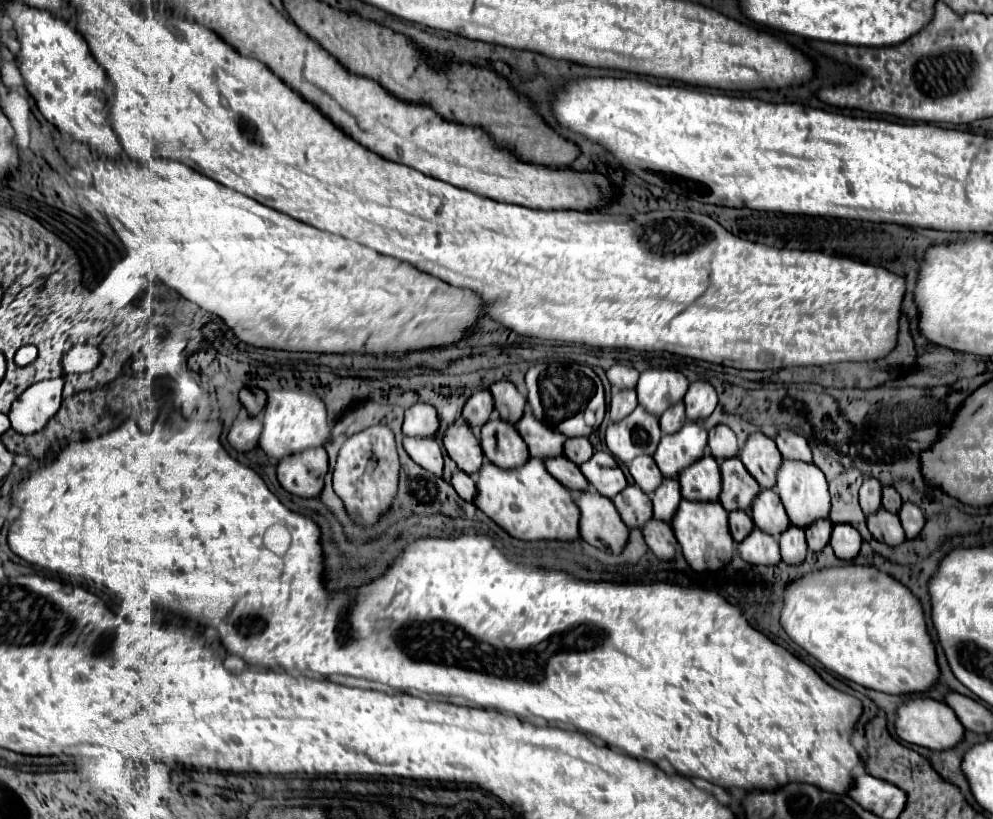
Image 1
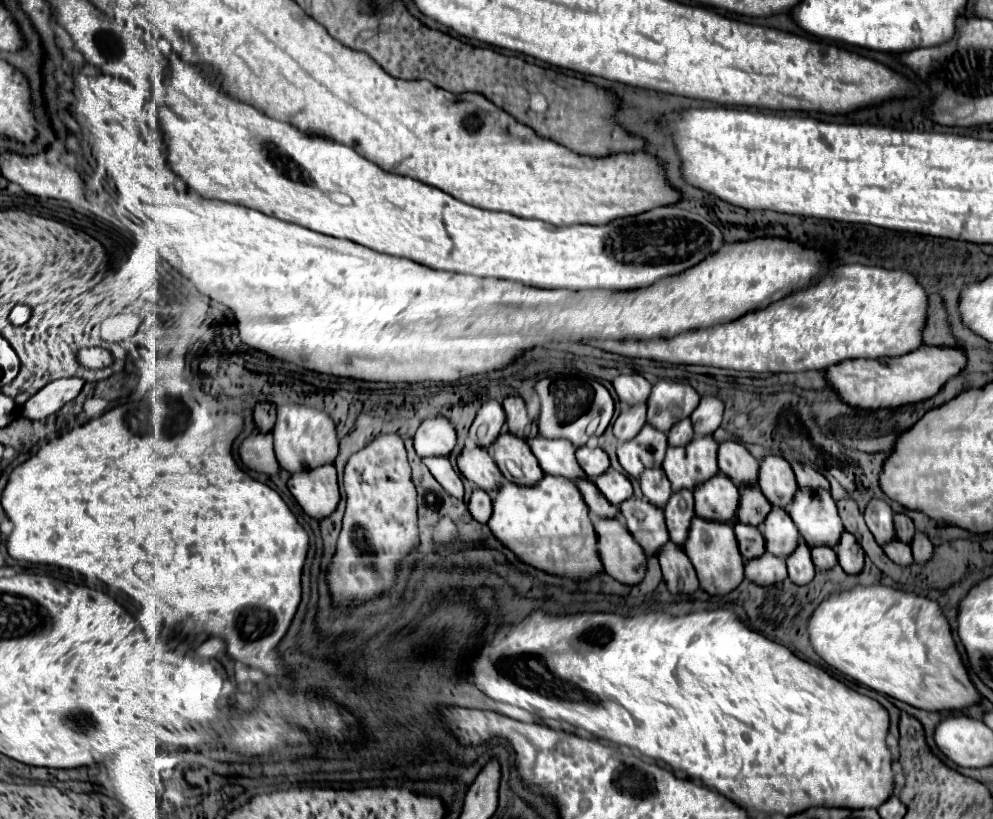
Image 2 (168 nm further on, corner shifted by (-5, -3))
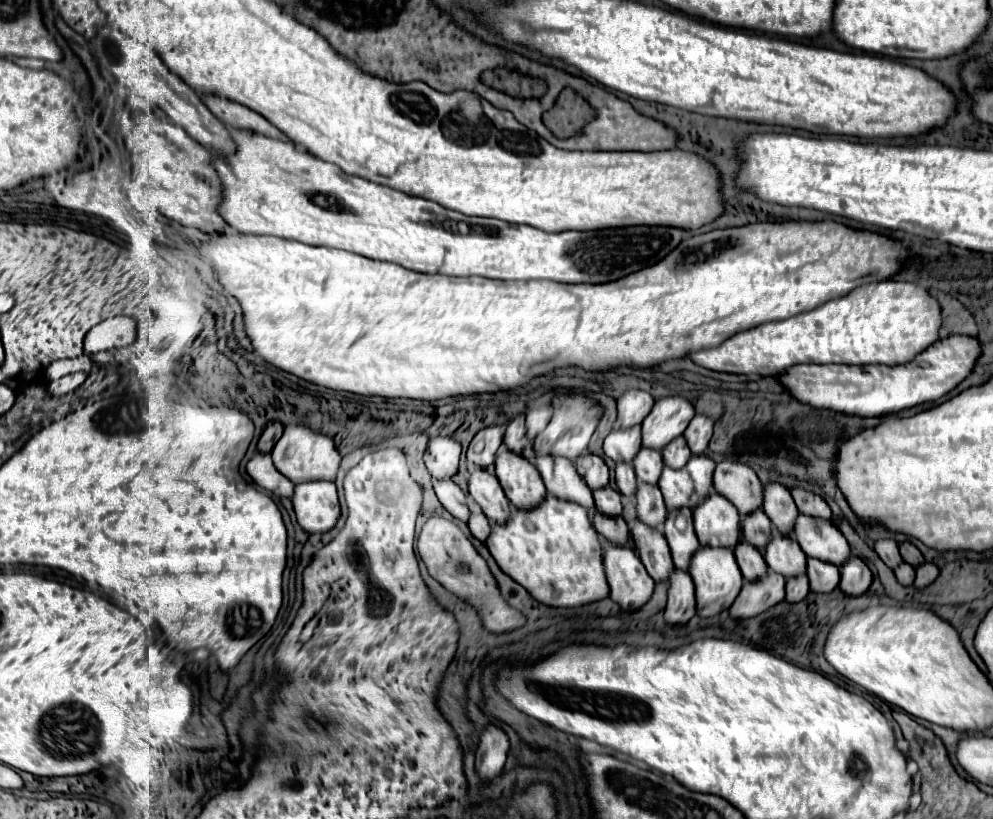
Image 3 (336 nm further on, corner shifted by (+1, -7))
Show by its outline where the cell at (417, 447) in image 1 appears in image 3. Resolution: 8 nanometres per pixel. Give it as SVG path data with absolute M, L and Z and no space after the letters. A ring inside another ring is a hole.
M434 480L434 492L442 506L458 520L468 522L470 510L466 506L466 496L464 492L452 482L452 480Z

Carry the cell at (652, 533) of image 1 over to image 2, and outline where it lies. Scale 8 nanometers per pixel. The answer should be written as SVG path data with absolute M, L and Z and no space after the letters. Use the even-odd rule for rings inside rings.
M666 542L658 550L658 560L662 566L664 580L672 594L690 594L698 588L696 572L692 568L688 556L684 554L682 546L678 546L674 542Z

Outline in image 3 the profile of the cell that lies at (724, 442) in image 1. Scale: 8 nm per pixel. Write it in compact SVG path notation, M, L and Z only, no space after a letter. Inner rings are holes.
M720 462L714 472L714 488L720 496L730 500L738 508L740 518L746 518L754 510L762 508L762 482L758 480L756 472L746 464Z

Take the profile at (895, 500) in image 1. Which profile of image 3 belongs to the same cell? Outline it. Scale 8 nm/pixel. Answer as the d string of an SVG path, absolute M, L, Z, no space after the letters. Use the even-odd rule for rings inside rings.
M904 542L904 544L900 544L900 552L902 552L902 558L904 558L904 562L908 562L910 566L920 566L922 562L924 562L924 556L922 556L922 552L914 546L914 544L910 544L910 542Z

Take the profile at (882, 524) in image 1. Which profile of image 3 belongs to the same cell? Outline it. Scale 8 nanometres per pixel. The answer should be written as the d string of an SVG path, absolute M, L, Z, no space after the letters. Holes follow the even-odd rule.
M900 564L896 570L894 570L898 582L902 586L912 586L914 584L914 568L910 564Z

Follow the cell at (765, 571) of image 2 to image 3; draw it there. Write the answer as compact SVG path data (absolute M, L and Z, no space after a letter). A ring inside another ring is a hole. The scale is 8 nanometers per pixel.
M768 572L768 576L764 576L762 580L744 582L740 596L736 598L736 602L728 612L736 620L746 620L766 612L768 608L776 606L782 600L784 600L784 576Z

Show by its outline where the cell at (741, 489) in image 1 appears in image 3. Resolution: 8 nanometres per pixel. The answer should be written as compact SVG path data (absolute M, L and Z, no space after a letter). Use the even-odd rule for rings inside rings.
M754 512L754 516L746 516L742 520L742 538L754 548L766 548L770 542L770 520L764 512Z

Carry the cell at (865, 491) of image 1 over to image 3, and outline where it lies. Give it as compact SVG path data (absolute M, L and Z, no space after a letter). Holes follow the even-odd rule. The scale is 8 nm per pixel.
M880 540L880 542L876 542L876 554L892 570L904 562L902 556L900 556L900 552L898 552L898 544L892 542L892 540Z

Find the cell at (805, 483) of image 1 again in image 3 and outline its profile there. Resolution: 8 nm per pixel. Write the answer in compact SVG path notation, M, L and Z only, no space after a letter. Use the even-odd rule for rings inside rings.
M800 514L794 526L794 538L808 558L818 558L838 568L852 554L850 544L830 520L812 520L810 516Z

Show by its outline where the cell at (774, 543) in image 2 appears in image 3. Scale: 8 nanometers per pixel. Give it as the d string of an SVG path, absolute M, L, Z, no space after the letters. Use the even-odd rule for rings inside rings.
M776 528L772 542L766 546L764 560L774 572L782 574L784 578L794 578L806 572L806 554L798 542L792 536L782 536Z

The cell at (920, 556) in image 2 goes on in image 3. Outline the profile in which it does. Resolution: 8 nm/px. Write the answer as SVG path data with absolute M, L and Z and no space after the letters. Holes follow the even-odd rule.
M926 562L926 564L922 564L922 566L916 568L916 582L914 582L914 586L916 586L916 588L926 588L926 586L930 586L936 578L938 578L938 568L936 568L934 564Z

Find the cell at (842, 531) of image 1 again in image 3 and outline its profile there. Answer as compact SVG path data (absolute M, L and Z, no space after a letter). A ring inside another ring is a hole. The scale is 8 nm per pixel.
M852 556L840 568L840 590L844 594L860 596L860 594L868 592L870 584L872 584L872 572L858 556Z

